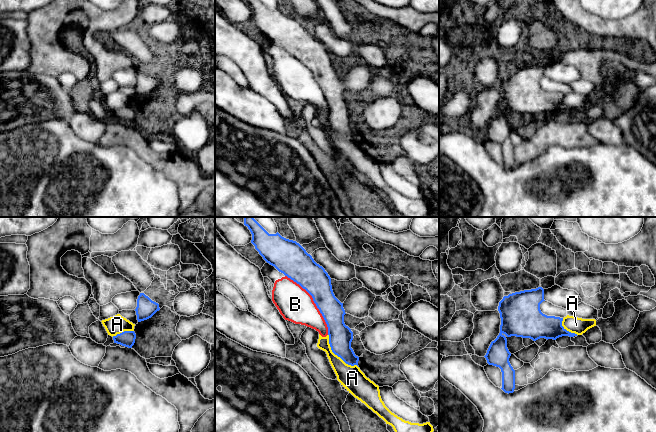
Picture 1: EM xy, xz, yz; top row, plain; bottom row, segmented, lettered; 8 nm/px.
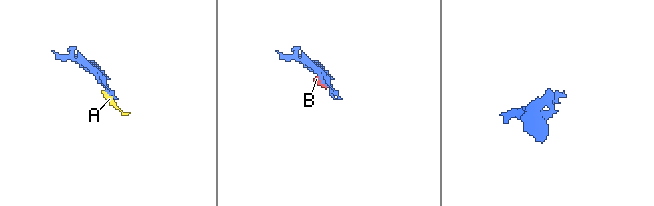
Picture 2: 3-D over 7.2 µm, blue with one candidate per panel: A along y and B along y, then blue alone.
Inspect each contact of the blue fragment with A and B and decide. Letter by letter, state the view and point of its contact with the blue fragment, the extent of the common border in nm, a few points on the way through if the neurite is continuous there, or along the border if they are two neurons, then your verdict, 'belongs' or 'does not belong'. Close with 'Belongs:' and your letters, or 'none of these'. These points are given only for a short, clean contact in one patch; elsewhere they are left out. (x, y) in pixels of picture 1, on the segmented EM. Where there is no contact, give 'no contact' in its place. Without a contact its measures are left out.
A: meets blue in xz at (337, 355); contact 360 nm long; border along xz (328, 334), (330, 349), (346, 363), (358, 367); does not belong
B: meets blue in xz at (314, 302); contact 600 nm long; does not belong
Belongs: none of these

